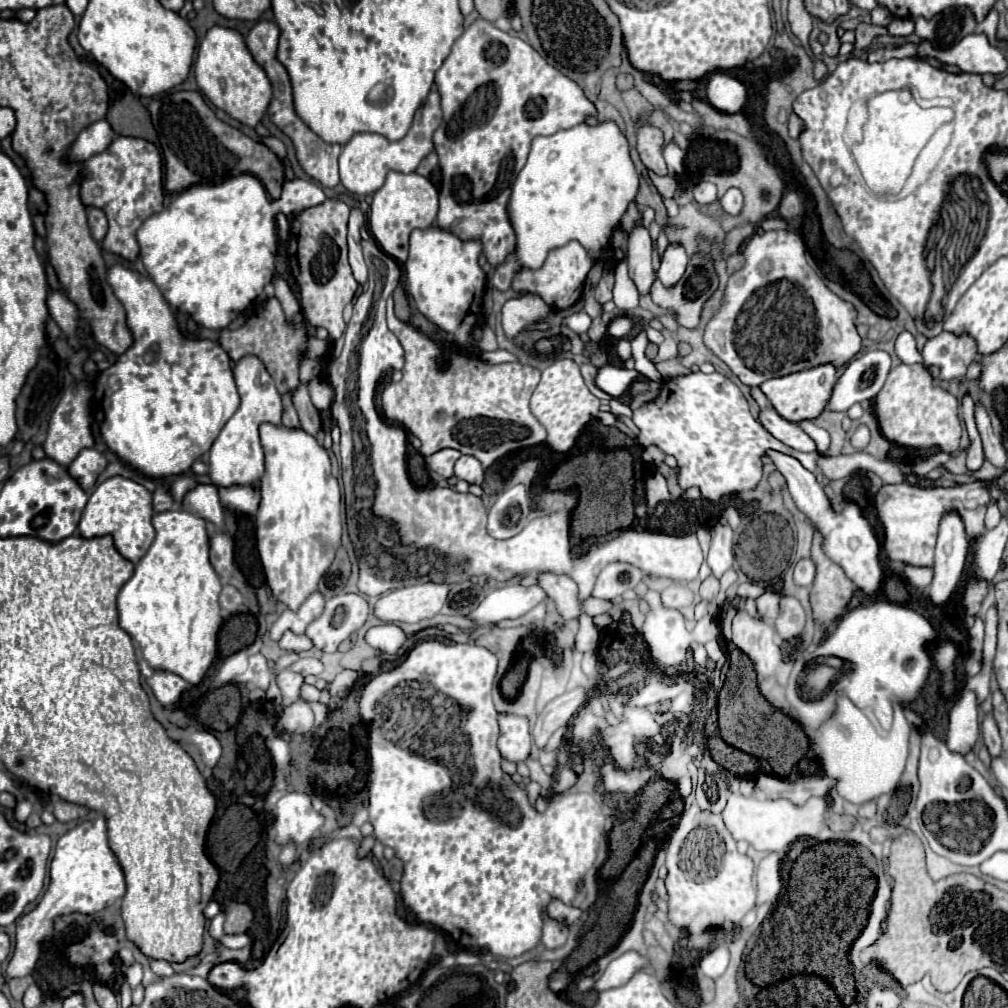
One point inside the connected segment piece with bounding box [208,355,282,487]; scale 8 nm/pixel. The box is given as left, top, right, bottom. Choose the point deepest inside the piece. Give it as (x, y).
(236, 458)

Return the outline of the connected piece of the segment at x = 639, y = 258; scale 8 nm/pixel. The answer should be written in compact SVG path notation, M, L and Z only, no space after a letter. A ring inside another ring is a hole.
M642 223L628 233L626 263L628 263L630 279L638 287L640 295L646 295L656 279L656 273L652 269L652 241L648 229Z

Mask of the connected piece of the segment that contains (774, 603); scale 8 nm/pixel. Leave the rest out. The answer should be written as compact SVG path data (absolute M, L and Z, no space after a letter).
M766 591L762 597L756 599L756 605L758 605L758 611L760 611L762 617L776 619L778 613L780 613L780 595Z

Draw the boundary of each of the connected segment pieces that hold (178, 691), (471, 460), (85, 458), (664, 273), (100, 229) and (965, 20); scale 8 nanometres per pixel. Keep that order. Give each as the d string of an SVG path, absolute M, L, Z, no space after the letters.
M154 671L152 677L148 677L148 685L152 687L156 699L162 703L162 705L172 705L180 699L180 695L188 689L188 683L178 677L176 673L170 673L170 671Z
M460 455L460 459L454 465L454 475L458 479L464 479L464 481L476 483L476 485L482 485L482 481L484 481L484 469L482 469L480 461L472 455Z
M82 449L78 453L78 457L66 467L66 471L72 479L78 481L78 485L84 491L90 491L96 483L98 473L102 473L102 469L106 465L108 465L108 461L101 452L96 449Z
M668 245L662 263L660 263L660 271L658 271L658 279L664 283L664 287L674 287L688 265L688 255L682 249L682 245Z
M90 207L88 209L88 225L92 229L92 237L96 241L102 241L106 231L108 231L108 221L106 221L106 215L102 209L96 209L96 207Z
M946 9L938 17L926 21L924 17L914 19L916 35L922 41L930 41L934 49L948 49L956 45L962 37L972 33L984 33L992 45L996 45L996 27L998 27L998 13L992 9L982 23L976 23L970 17L970 9Z

